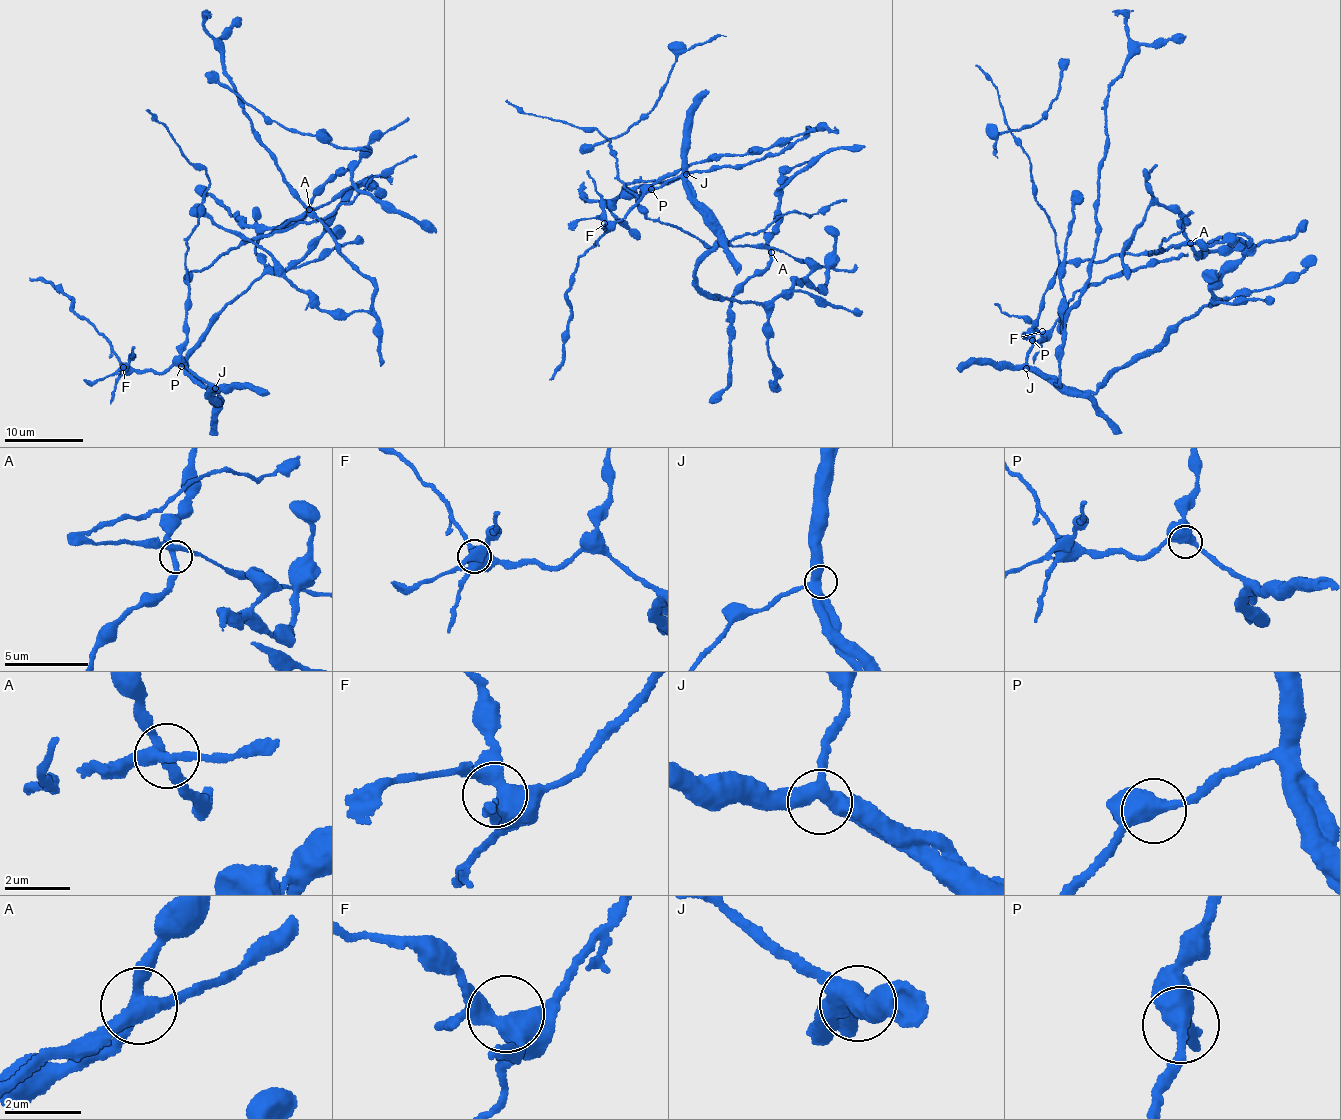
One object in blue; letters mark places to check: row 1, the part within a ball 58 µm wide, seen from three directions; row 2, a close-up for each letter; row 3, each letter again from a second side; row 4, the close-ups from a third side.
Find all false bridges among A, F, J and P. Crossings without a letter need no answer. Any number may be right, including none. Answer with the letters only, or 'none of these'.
none of these

